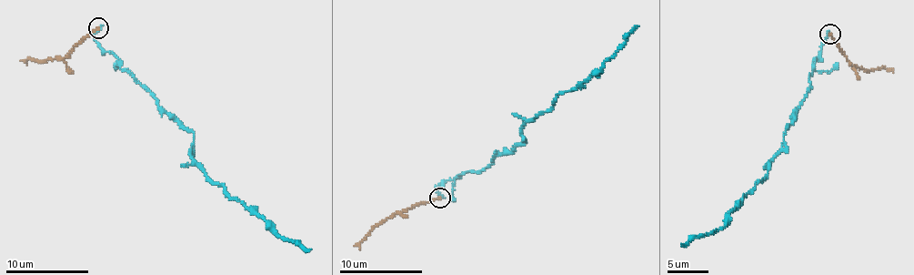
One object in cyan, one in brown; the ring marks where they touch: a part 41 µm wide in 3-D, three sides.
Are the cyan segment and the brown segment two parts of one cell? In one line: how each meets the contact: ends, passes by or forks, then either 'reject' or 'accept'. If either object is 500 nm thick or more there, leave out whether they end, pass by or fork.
cyan ends; brown ends; reject

